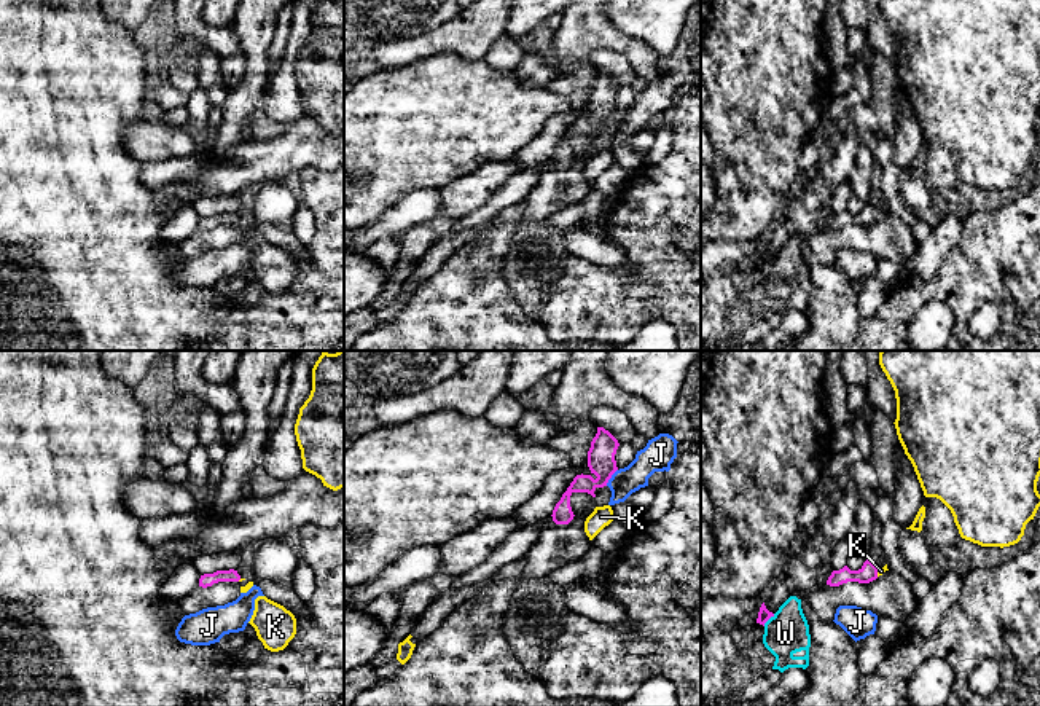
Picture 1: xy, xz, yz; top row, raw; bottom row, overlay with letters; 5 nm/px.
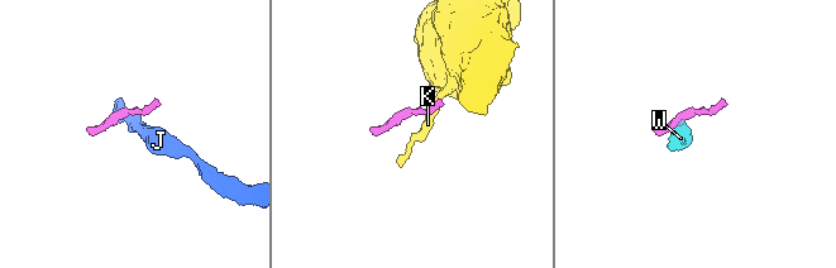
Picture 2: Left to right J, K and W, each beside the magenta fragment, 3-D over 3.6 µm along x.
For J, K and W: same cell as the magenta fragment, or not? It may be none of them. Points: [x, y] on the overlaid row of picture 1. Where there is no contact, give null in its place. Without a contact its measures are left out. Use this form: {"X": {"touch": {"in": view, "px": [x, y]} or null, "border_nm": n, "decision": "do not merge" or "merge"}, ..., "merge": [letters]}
{"J": {"touch": {"in": "xz", "px": [610, 477]}, "border_nm": 110, "decision": "do not merge"}, "K": {"touch": {"in": "yz", "px": [876, 572]}, "border_nm": 40, "decision": "do not merge"}, "W": {"touch": {"in": "yz", "px": [768, 619]}, "border_nm": 90, "decision": "do not merge"}, "merge": []}

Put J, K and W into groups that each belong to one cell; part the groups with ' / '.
J / K / W

